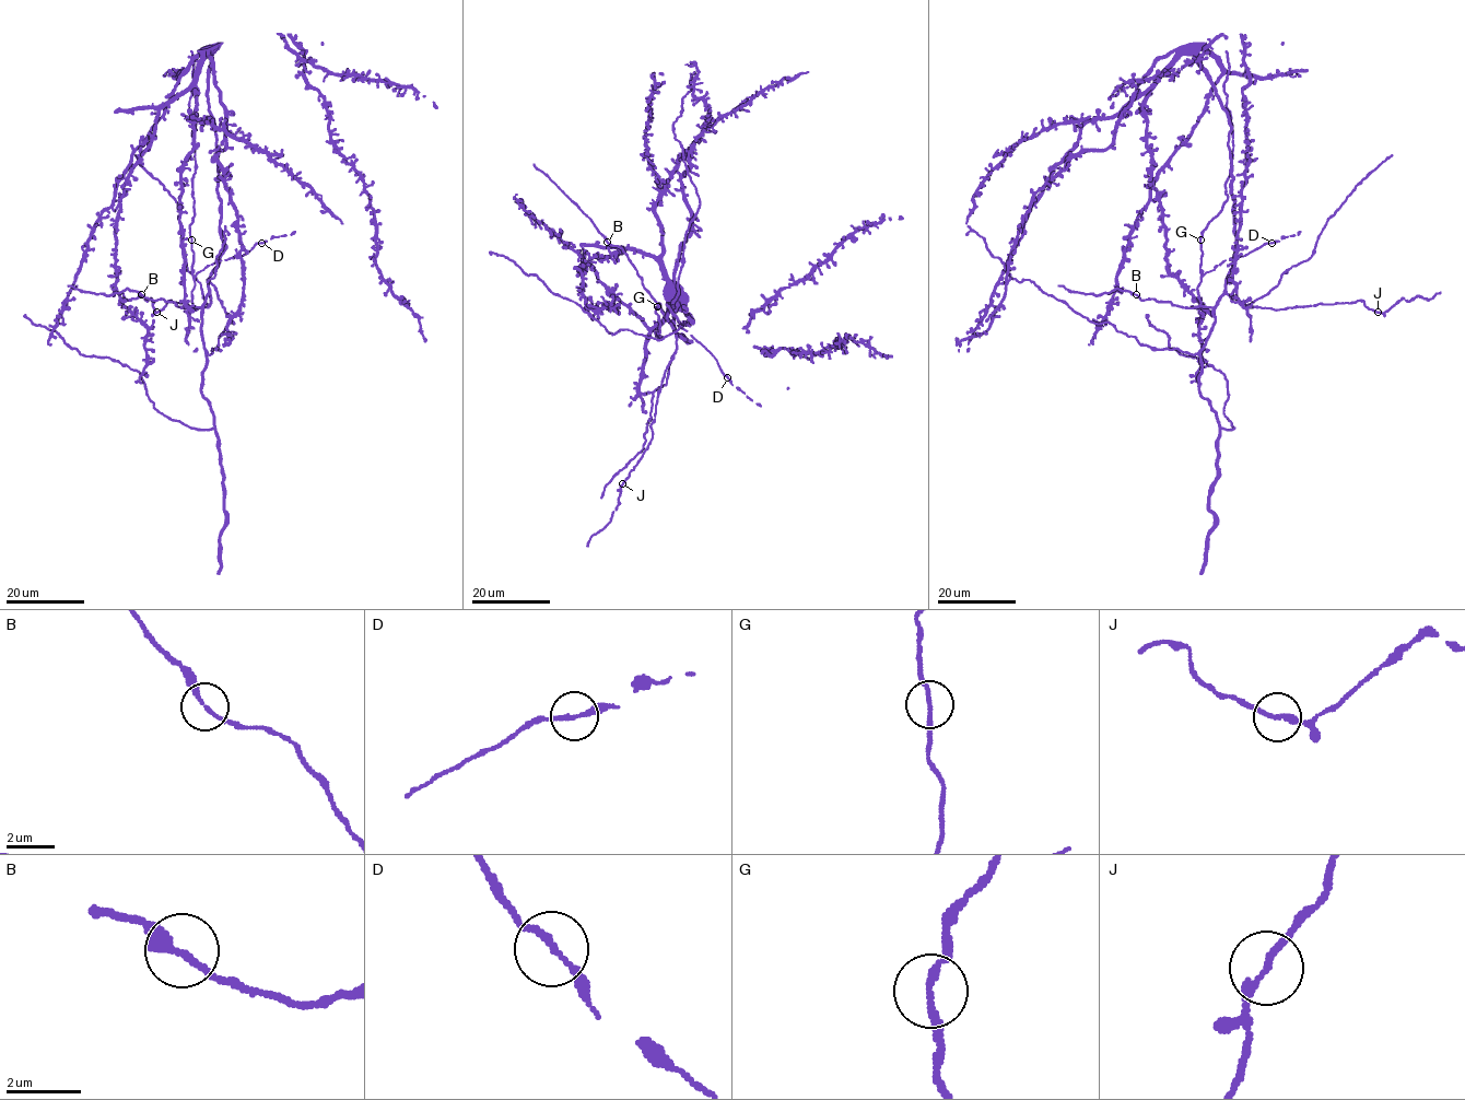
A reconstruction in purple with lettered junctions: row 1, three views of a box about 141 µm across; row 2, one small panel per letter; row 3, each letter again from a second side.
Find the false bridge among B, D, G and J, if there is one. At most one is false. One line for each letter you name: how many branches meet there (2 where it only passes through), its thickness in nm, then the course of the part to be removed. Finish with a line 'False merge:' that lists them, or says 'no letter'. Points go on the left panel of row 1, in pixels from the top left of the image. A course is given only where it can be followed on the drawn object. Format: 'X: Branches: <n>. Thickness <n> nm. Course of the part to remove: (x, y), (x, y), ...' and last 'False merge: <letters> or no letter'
False merge: no letter

